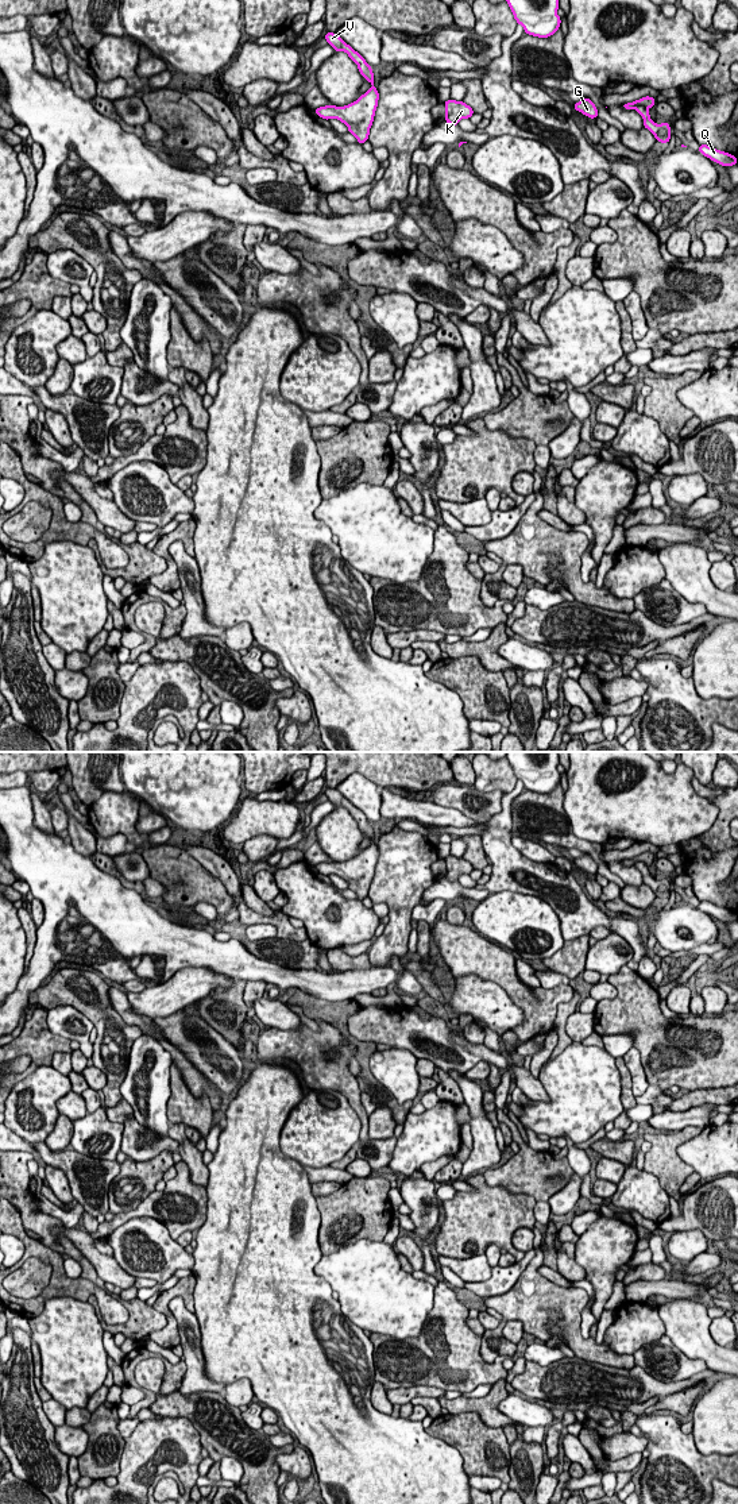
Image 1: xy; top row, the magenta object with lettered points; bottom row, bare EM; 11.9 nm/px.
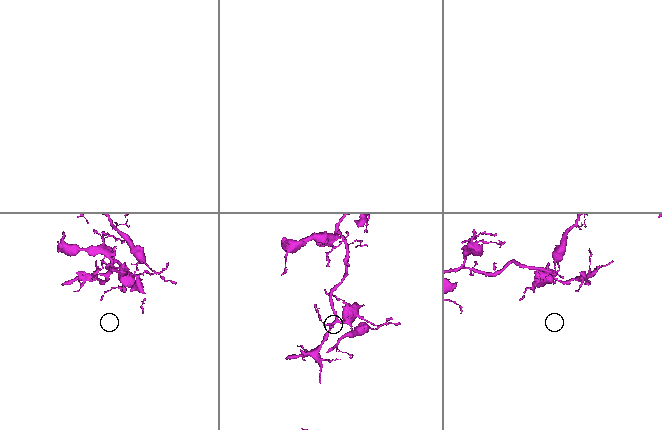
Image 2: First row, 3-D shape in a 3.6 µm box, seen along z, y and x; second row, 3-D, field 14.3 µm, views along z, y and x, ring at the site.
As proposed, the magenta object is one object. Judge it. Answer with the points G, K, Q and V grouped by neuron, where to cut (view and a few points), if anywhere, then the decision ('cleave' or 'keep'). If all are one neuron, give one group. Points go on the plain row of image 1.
G K V / Q | xy (633, 863), (642, 862), (648, 864) | cleave

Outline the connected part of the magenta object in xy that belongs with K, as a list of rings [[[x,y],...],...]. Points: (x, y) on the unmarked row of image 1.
[[[447,856],[445,861],[445,878],[451,882],[459,882],[460,875],[470,875],[475,868],[464,857]]]

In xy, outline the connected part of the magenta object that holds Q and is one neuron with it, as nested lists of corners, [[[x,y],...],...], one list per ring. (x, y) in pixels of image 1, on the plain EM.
[[[700,901],[699,909],[704,913],[710,914],[712,918],[716,918],[722,922],[733,922],[737,921],[738,914],[716,905],[710,903],[708,901]]]

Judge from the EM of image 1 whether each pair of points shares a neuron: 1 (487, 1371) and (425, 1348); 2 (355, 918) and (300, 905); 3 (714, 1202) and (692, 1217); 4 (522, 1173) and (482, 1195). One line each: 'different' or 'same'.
1: same
2: same
3: same
4: different

